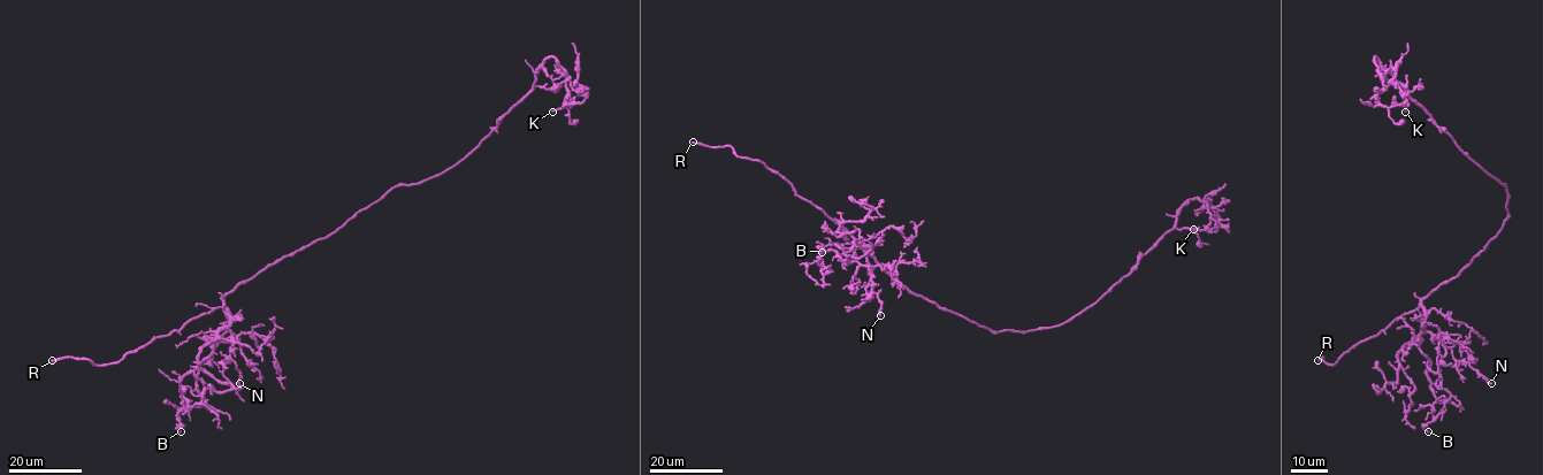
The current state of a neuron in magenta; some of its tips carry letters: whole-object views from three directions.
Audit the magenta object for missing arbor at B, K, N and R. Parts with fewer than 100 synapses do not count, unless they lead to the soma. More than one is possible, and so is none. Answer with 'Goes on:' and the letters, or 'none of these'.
Goes on: R

